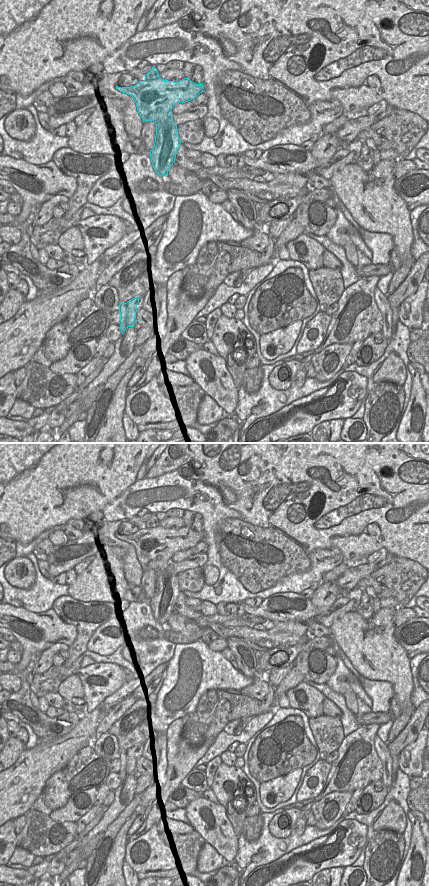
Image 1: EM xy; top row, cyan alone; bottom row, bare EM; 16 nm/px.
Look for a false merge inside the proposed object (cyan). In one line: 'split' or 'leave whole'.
split

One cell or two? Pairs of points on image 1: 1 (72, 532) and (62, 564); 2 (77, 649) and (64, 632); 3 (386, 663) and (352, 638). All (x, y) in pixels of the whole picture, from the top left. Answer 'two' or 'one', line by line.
1: two
2: two
3: one

